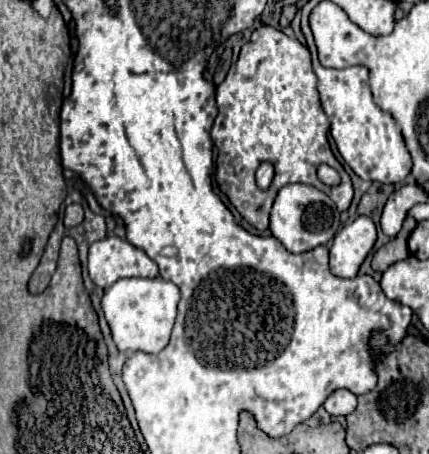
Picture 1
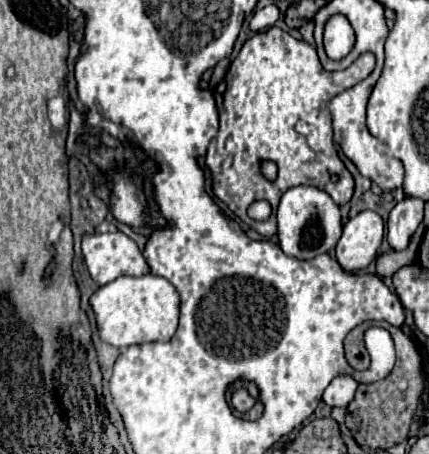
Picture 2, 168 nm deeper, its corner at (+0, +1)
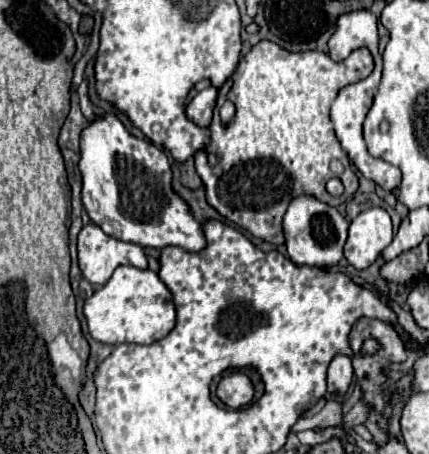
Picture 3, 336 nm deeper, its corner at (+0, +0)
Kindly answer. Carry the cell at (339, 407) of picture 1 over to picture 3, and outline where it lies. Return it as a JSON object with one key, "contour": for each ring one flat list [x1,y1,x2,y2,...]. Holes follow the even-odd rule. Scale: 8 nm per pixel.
{"contour":[[336,354,328,366,328,392,346,394,352,384,352,362,346,354]]}

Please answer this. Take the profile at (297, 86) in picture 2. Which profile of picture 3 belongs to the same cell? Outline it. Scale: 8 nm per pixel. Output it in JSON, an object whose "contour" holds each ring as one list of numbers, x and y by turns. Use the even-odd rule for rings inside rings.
{"contour":[[272,42,256,44,240,60,236,72,228,78,228,82,220,88,218,102,214,108,214,118,210,124,210,132,212,132,210,142,206,148,202,148,194,154,196,172,204,182,208,204,212,208,216,208,224,218,234,222,236,226,246,228,252,236,262,238,272,244,284,244,282,216,286,214,286,208,288,208,290,200,294,200,294,196,300,196,300,194,314,196,316,200,322,200,324,204,330,204,330,206,340,206,342,202,352,198,352,194,358,190,358,178,350,170,348,156,342,150,342,146,334,134,334,128,330,122,330,106,344,86,366,78,372,72,372,68,374,68,374,62,366,48,354,50,342,62,334,62,334,60,330,60,330,56,326,56,324,52,318,52,318,50,292,54],[226,98,236,104,236,118,228,128,222,128,218,110],[210,152,220,156,218,166,208,166,206,156],[332,160,340,160,344,164,344,172,338,176,344,184,344,194,338,198,330,196,324,188,326,180,336,176,330,170]]}

